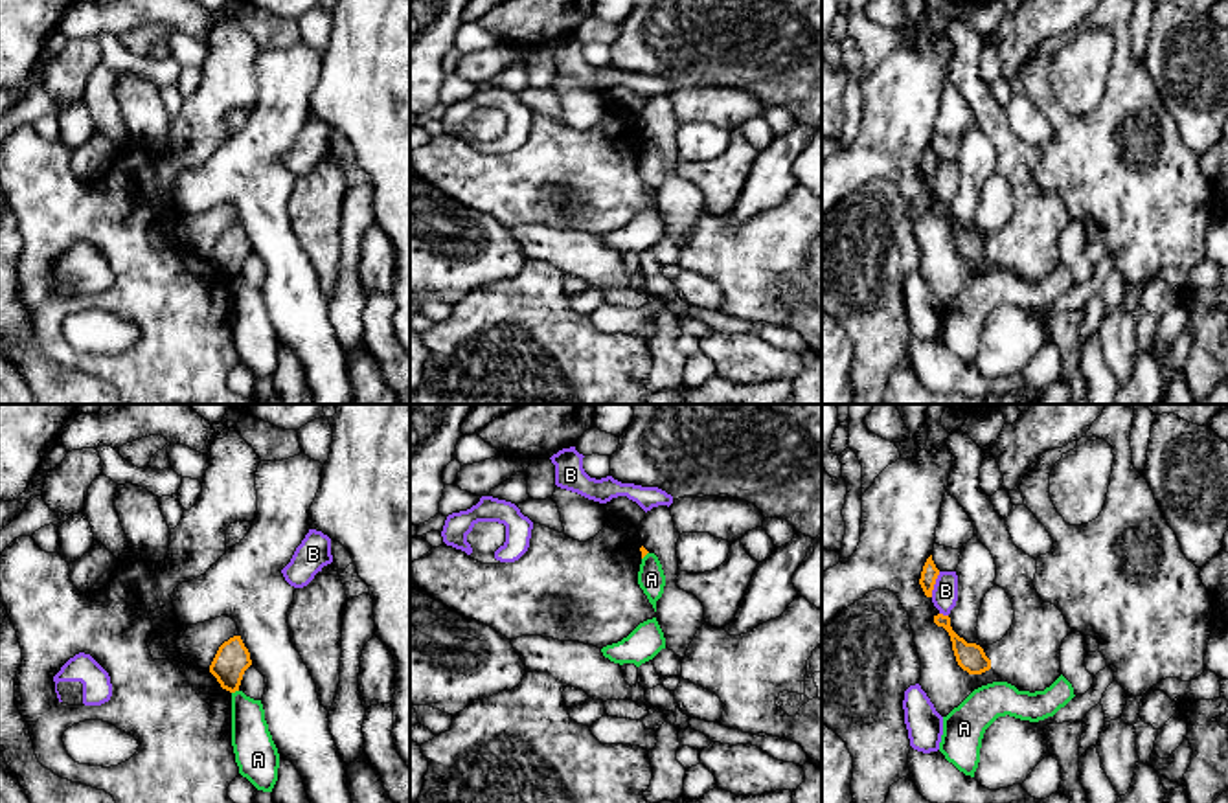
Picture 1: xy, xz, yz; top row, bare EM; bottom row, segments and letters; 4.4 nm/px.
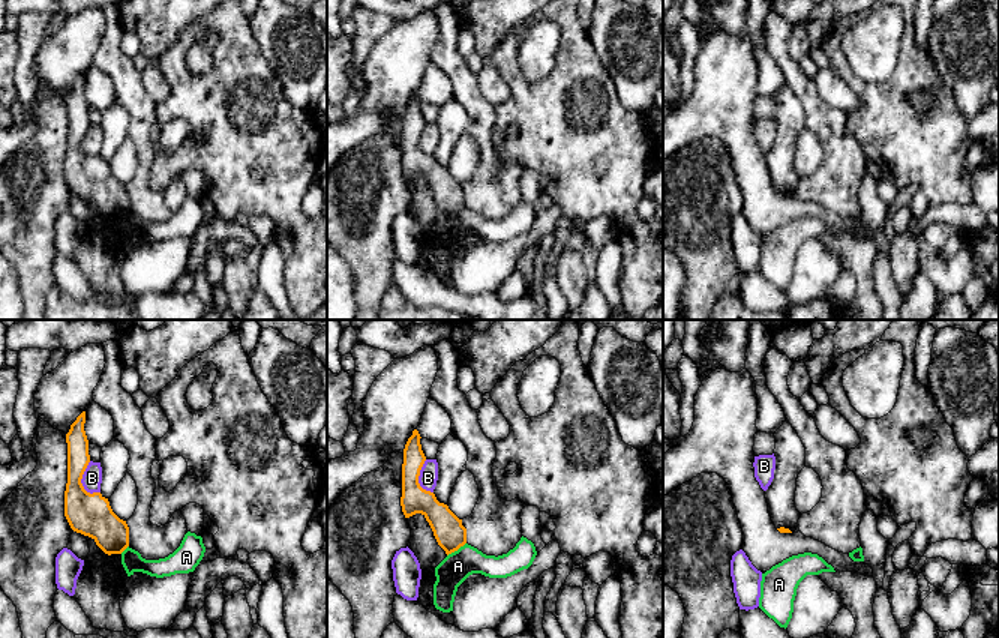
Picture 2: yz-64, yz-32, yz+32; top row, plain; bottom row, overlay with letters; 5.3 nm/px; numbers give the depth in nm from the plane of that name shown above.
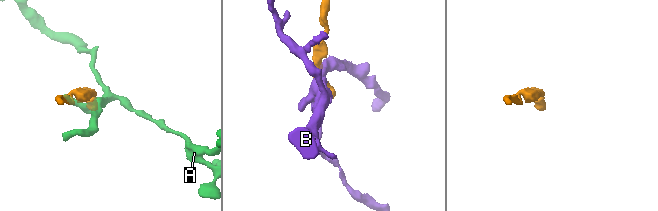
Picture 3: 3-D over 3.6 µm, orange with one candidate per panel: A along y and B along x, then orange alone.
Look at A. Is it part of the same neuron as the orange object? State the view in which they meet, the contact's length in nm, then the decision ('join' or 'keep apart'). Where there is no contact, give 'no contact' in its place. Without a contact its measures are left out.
xy | 40 nm | keep apart

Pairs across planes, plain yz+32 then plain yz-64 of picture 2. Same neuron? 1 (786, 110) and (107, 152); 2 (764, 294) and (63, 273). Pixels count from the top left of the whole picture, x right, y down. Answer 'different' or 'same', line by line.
1: same
2: same

